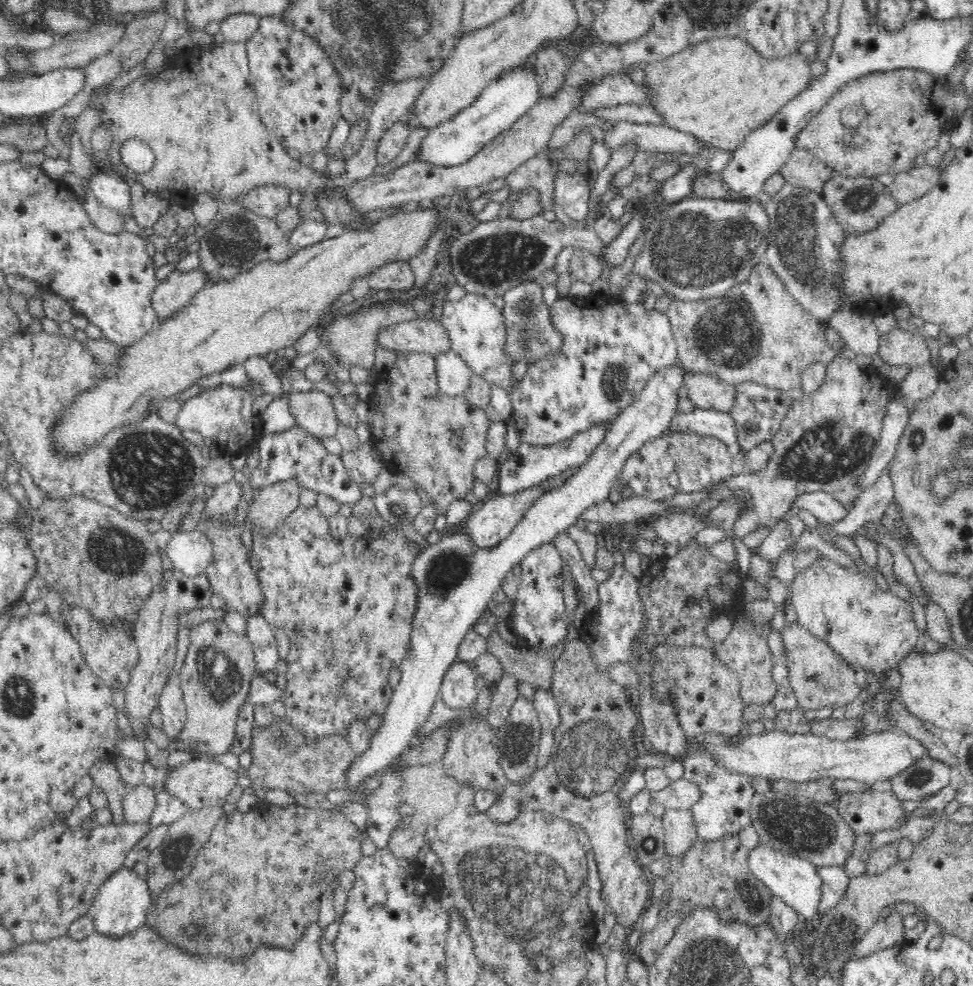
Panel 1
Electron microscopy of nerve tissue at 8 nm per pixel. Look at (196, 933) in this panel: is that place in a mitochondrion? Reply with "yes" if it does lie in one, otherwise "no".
yes

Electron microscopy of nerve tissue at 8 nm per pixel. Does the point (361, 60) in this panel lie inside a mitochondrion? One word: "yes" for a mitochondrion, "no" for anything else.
yes

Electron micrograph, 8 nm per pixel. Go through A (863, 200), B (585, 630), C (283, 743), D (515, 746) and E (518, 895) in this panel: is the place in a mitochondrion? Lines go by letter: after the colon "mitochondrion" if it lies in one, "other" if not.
A: mitochondrion
B: other
C: mitochondrion
D: mitochondrion
E: mitochondrion

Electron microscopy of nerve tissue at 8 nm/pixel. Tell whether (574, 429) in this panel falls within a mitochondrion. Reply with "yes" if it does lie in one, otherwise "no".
no

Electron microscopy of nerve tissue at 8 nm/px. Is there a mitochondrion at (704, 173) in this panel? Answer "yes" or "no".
no

